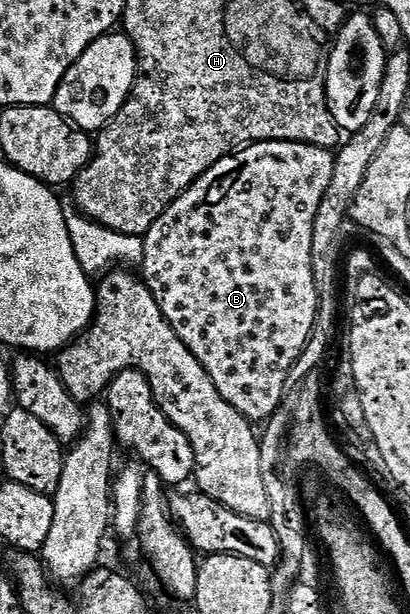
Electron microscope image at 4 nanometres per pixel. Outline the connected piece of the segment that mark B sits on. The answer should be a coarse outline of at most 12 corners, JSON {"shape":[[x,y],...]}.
{"shape":[[255,142],[142,238],[140,277],[251,424],[318,318],[334,154]]}

